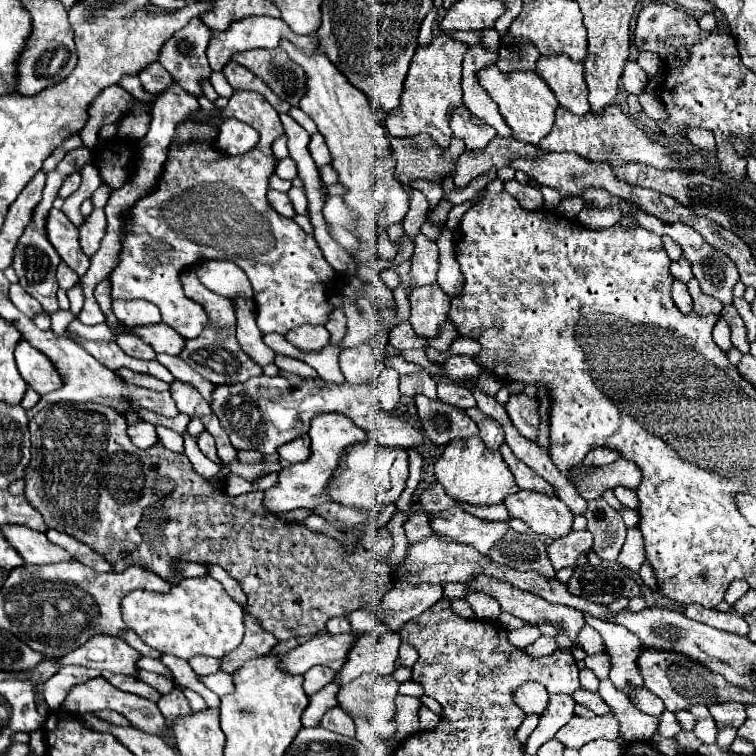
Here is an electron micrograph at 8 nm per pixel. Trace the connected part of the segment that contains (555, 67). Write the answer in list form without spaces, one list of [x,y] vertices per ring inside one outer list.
[[[548,55],[538,61],[538,75],[548,83],[562,107],[576,115],[590,111],[582,63],[564,55]]]

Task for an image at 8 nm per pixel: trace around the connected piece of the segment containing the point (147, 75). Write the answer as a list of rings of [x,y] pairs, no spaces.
[[[158,62],[150,64],[138,77],[148,93],[162,93],[162,89],[168,89],[168,85],[172,85],[171,75]]]

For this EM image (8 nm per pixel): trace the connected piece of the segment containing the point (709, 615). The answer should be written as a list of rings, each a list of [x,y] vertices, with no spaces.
[[[688,605],[684,609],[684,615],[688,619],[712,625],[712,627],[728,631],[728,633],[736,633],[736,635],[746,635],[748,633],[748,623],[744,621],[742,615],[732,613],[732,609],[728,613],[722,613],[718,609],[706,609],[702,605]]]

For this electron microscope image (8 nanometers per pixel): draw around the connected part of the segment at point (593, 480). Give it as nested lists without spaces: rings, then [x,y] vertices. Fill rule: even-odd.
[[[618,459],[612,465],[606,465],[604,469],[588,469],[586,475],[580,475],[578,481],[574,481],[576,491],[586,499],[602,499],[602,493],[606,489],[618,487],[618,485],[638,485],[640,483],[640,469],[626,459]]]

